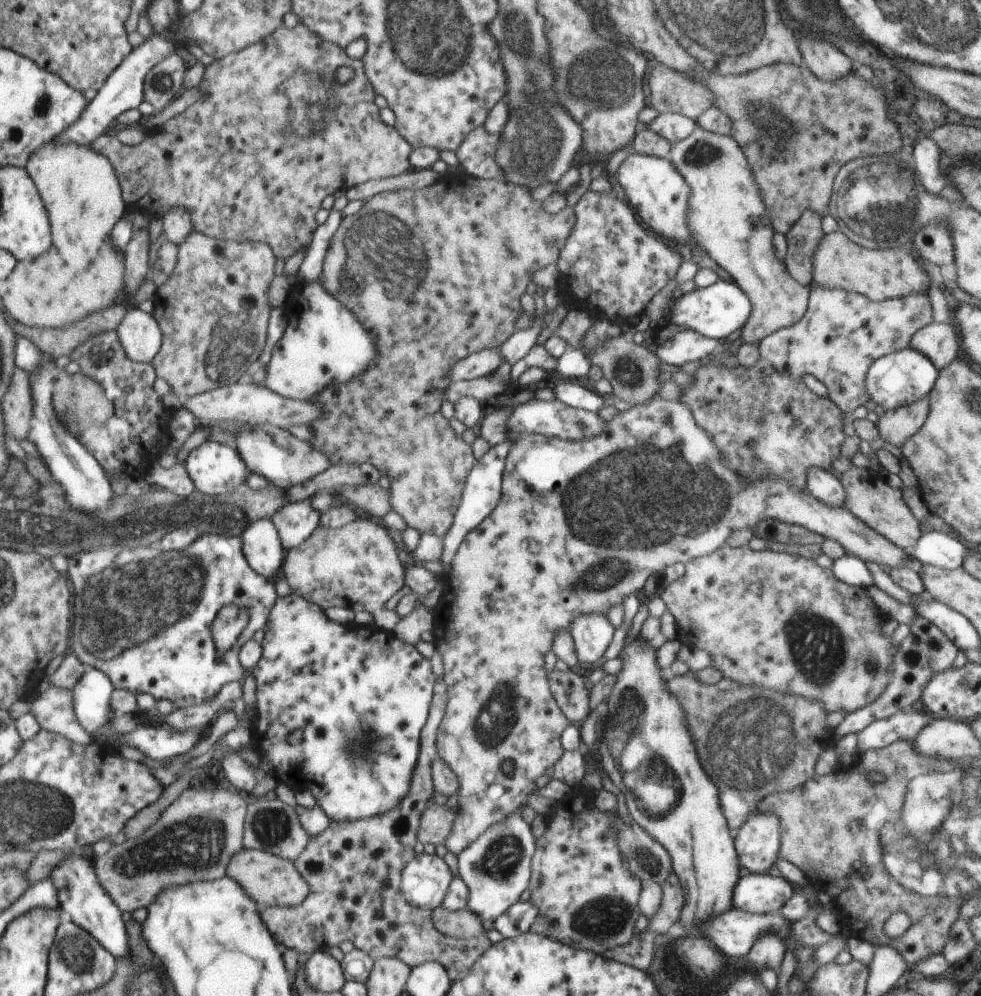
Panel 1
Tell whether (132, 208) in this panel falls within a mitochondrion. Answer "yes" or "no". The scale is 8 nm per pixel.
no

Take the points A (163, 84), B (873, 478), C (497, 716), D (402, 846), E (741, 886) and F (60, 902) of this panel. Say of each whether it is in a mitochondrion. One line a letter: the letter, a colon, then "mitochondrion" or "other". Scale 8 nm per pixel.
A: mitochondrion
B: other
C: mitochondrion
D: other
E: other
F: other

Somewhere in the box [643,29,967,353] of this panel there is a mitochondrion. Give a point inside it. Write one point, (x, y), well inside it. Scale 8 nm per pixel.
(895, 204)

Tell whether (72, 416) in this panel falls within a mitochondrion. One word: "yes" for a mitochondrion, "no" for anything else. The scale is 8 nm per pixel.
yes

